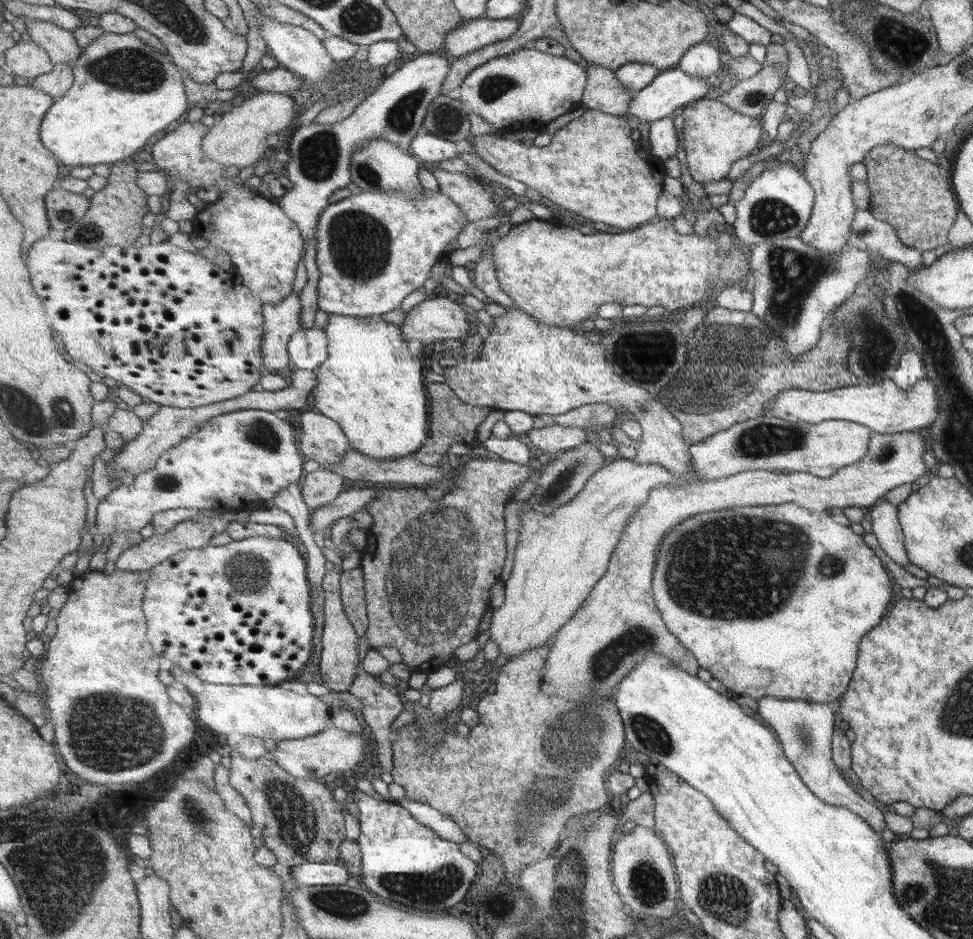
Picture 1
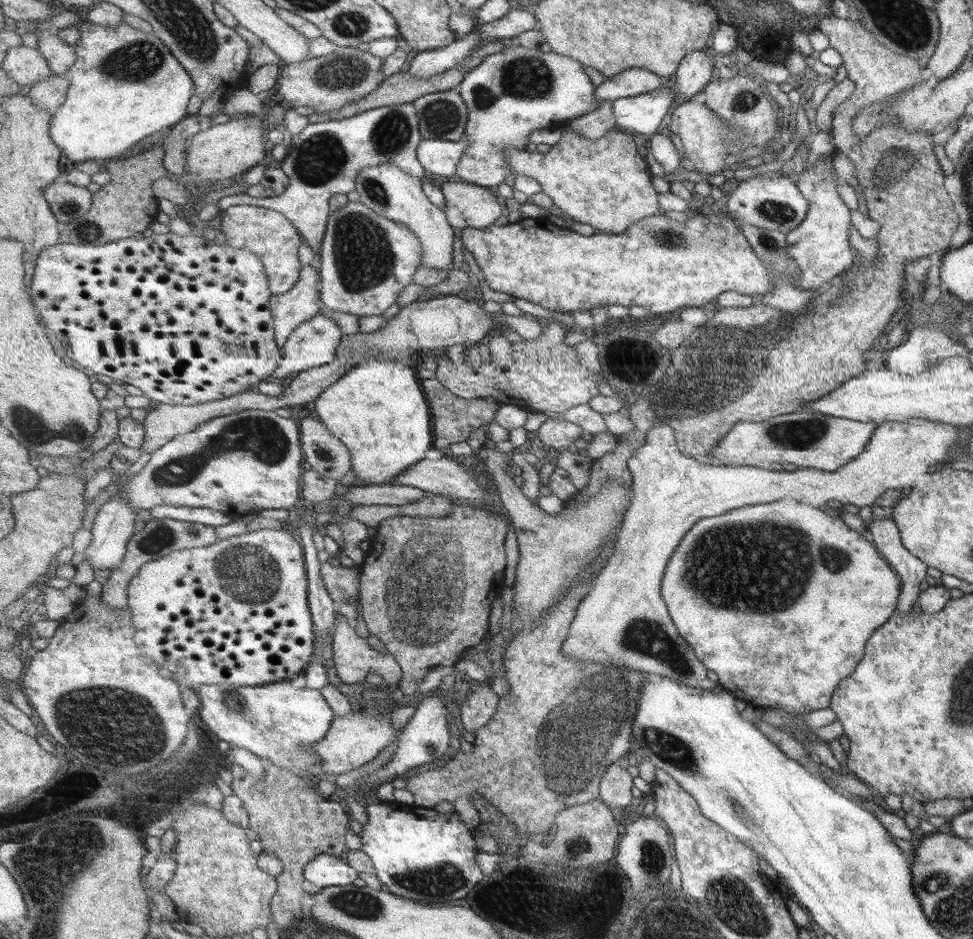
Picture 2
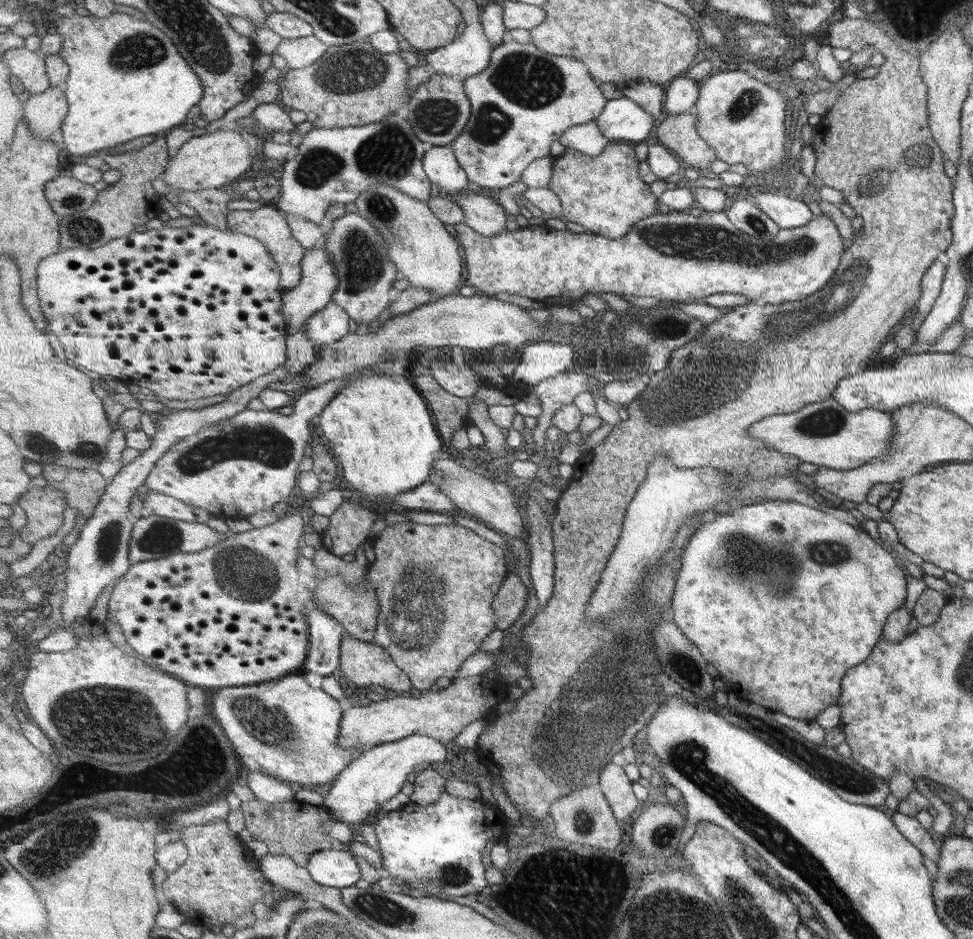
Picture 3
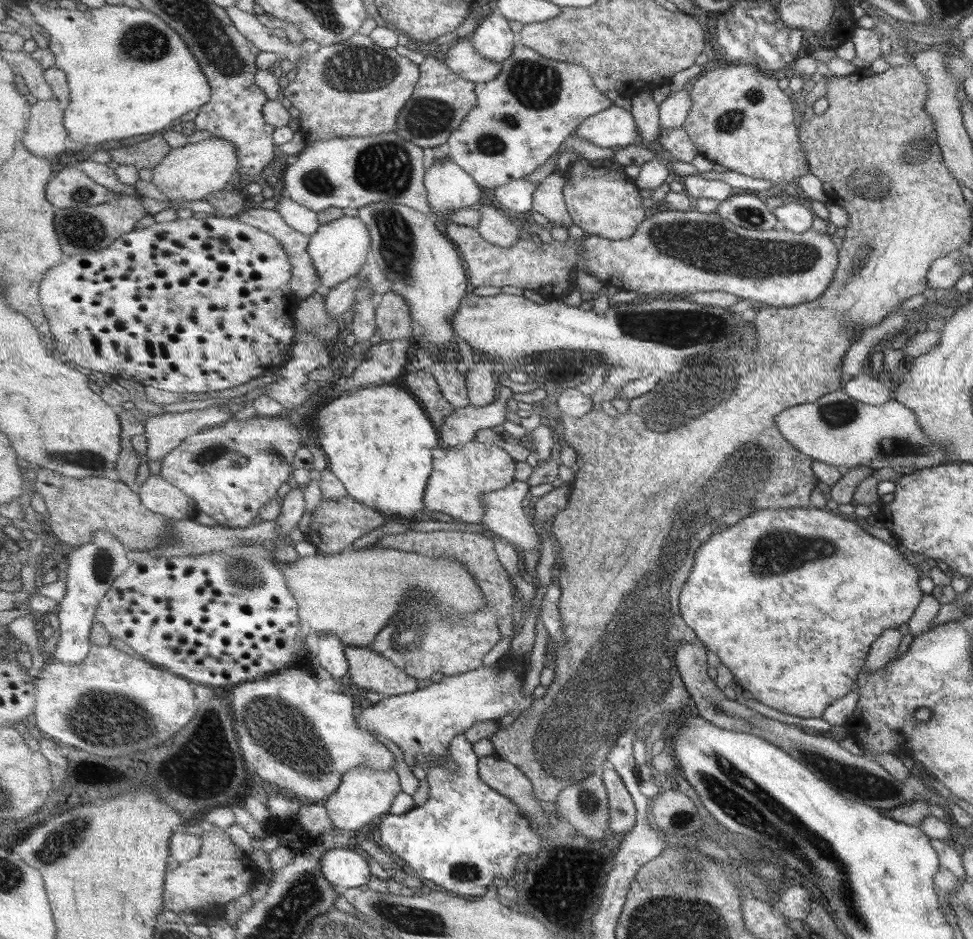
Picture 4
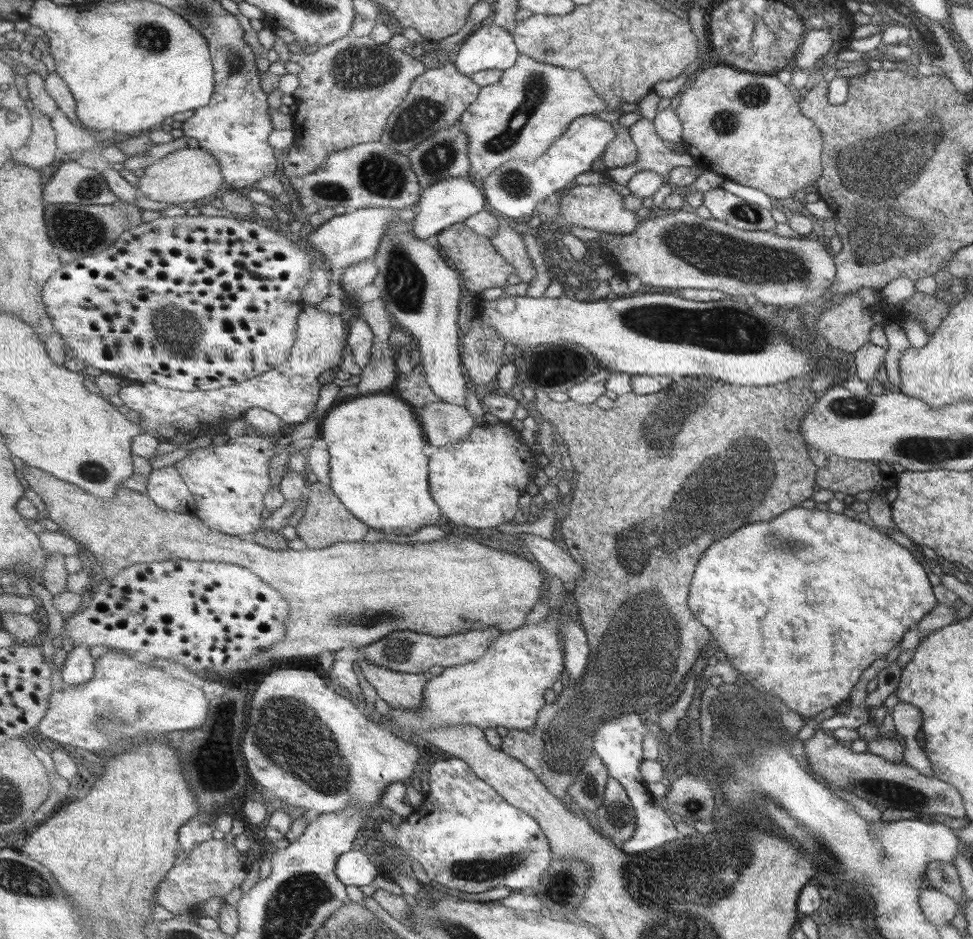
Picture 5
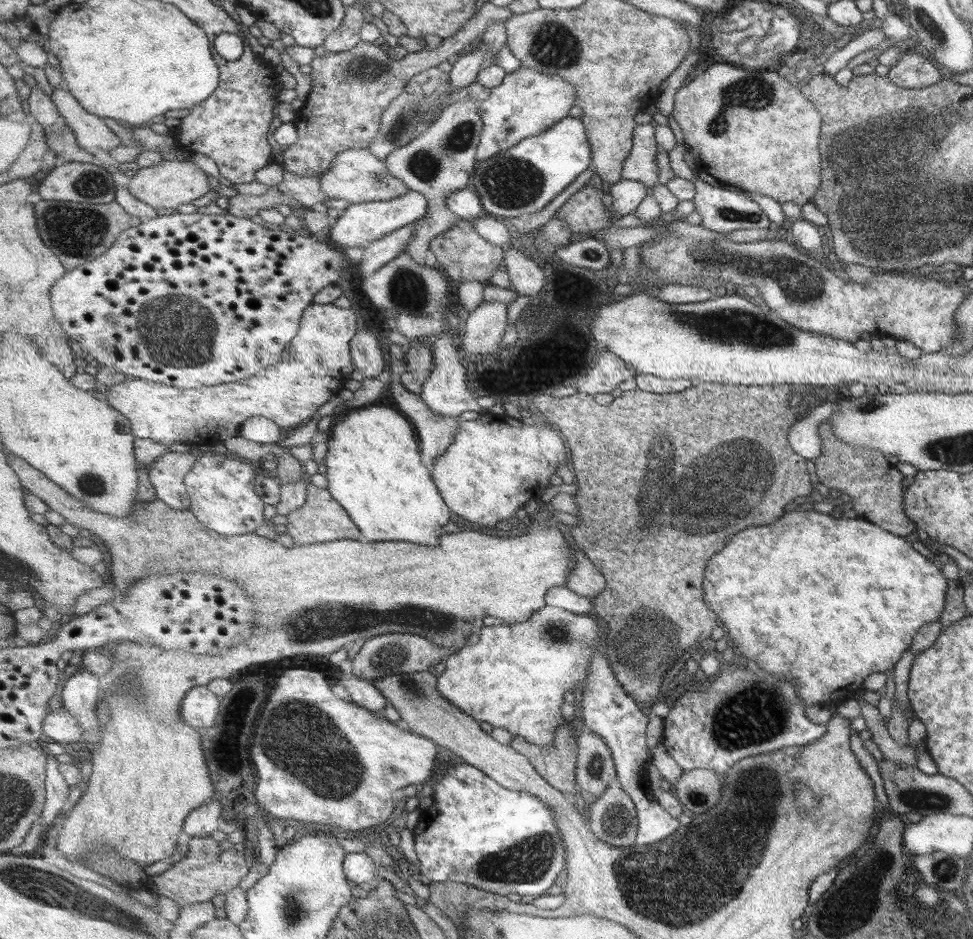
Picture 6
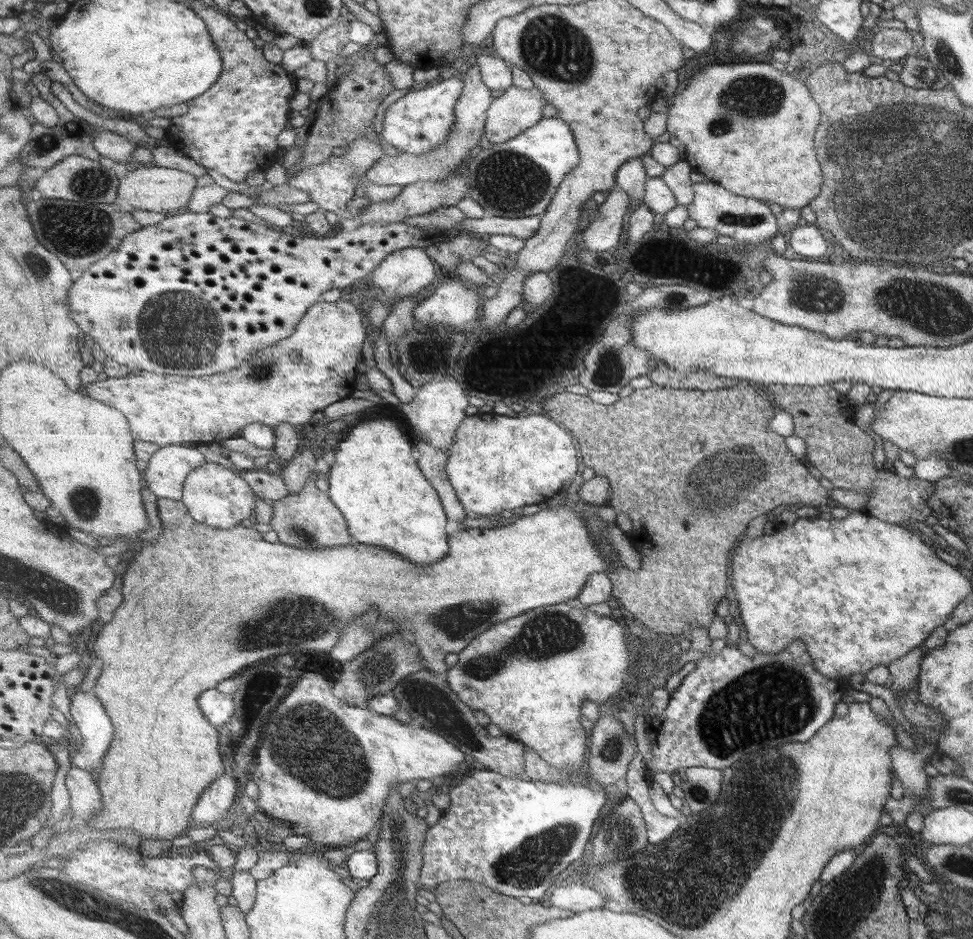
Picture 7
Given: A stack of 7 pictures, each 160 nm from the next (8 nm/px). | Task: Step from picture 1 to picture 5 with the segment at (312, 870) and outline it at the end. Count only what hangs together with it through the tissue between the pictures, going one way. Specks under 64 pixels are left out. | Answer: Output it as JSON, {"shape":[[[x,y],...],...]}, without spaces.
{"shape":[[[351,850],[342,854],[336,864],[336,873],[348,887],[373,885],[382,868],[377,868],[365,851]]]}

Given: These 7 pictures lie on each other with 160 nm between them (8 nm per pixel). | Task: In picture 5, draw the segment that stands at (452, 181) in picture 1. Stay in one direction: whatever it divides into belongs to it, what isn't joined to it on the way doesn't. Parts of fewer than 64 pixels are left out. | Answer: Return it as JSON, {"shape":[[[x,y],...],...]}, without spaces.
{"shape":[[[501,226],[499,234],[490,239],[505,260],[515,265],[521,282],[529,284],[537,276],[533,260],[524,242],[524,236],[517,234],[511,226]]]}

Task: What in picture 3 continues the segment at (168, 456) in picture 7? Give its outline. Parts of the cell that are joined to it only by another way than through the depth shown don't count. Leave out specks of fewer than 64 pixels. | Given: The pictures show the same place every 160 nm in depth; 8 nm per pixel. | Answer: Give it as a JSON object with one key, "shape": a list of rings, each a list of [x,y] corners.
{"shape":[[[154,490],[148,491],[143,501],[143,508],[146,514],[164,516],[165,518],[174,518],[183,522],[199,522],[207,524],[214,515],[204,508],[185,504],[174,497],[161,494]]]}

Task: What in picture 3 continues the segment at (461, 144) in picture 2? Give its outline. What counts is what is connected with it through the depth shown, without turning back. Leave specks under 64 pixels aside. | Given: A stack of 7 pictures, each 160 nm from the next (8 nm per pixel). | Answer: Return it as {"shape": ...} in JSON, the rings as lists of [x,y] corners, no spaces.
{"shape":[[[428,146],[423,162],[427,176],[435,186],[451,196],[464,193],[470,178],[460,165],[452,146]]]}

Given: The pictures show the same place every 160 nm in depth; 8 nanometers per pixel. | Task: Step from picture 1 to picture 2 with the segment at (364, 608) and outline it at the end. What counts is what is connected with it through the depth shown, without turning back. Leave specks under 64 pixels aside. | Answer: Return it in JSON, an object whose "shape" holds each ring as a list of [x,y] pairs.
{"shape":[[[328,560],[322,564],[323,578],[333,600],[336,612],[346,616],[352,623],[359,620],[361,593],[361,567],[336,567]]]}

